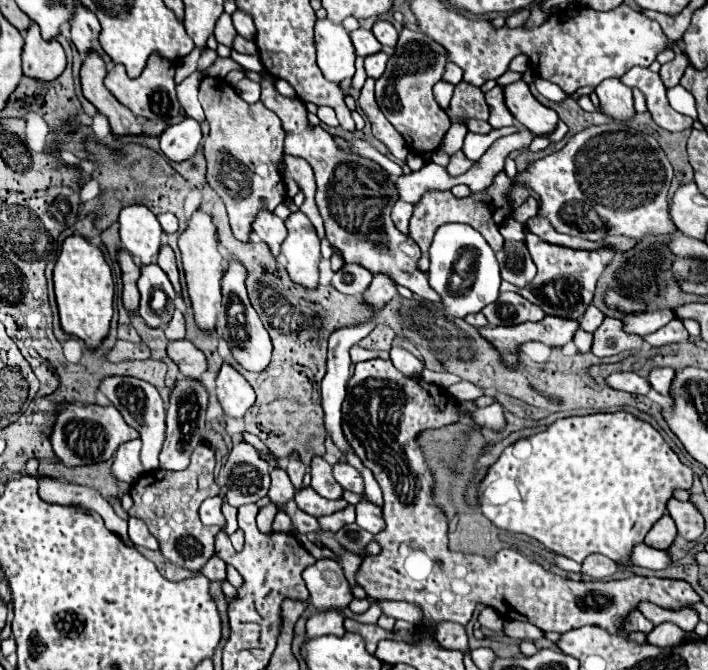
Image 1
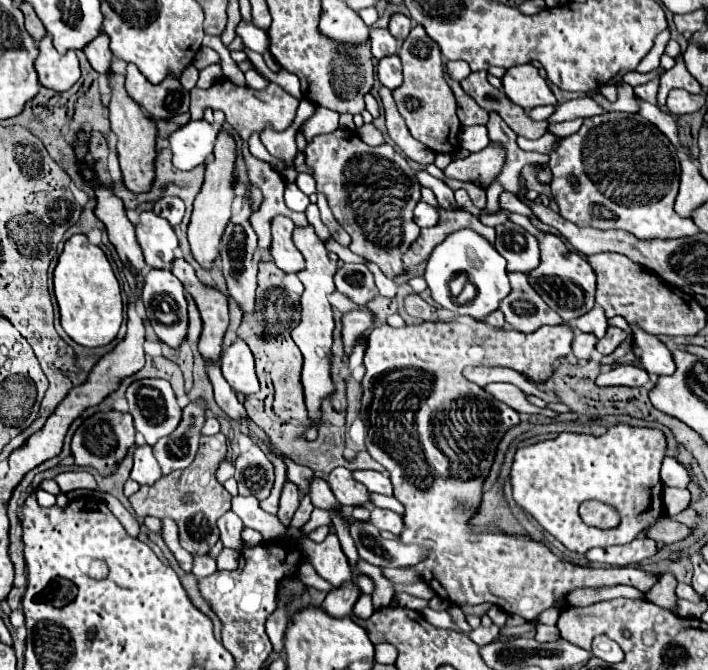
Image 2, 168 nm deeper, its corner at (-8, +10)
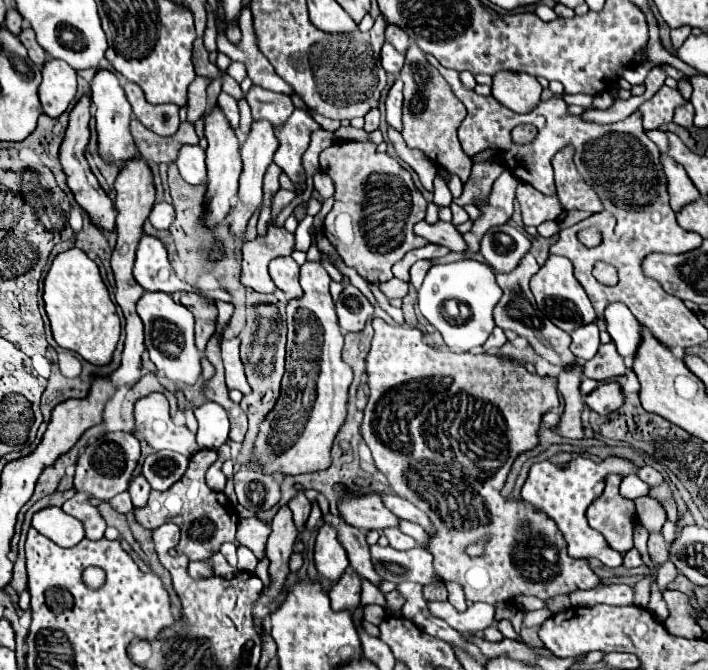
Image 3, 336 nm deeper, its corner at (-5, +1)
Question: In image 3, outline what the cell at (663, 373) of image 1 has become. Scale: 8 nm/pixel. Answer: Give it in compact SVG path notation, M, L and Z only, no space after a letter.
M610 303L604 309L602 317L606 321L606 331L618 347L618 353L624 359L632 359L636 347L640 345L642 325L638 323L638 319L630 313L628 307L624 307L624 303Z

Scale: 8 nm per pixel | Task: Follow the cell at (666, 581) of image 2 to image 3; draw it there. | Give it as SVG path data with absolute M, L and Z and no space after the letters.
M664 561L664 563L658 567L658 585L660 585L660 589L664 591L664 589L668 587L668 583L670 583L676 575L678 575L676 567L674 567L670 561Z

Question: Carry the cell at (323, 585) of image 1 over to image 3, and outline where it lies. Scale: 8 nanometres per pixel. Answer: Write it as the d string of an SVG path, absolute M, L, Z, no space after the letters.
M324 523L318 527L314 561L316 561L318 573L332 583L336 583L336 579L340 579L348 567L348 555L342 543L338 541L336 529L330 523Z

